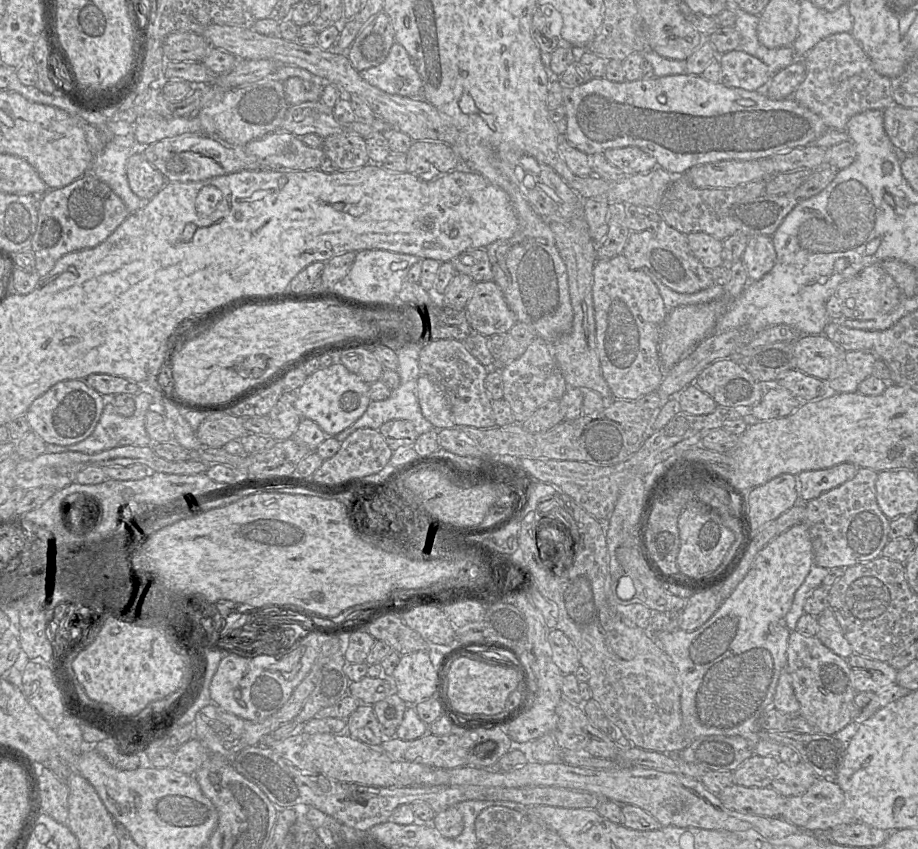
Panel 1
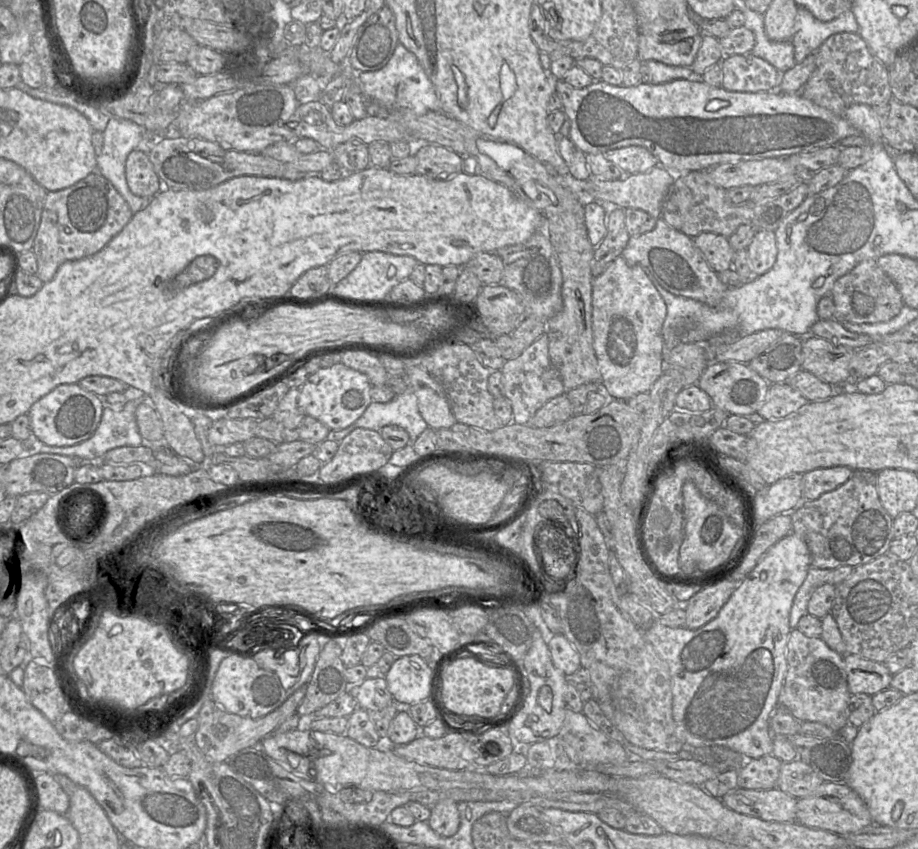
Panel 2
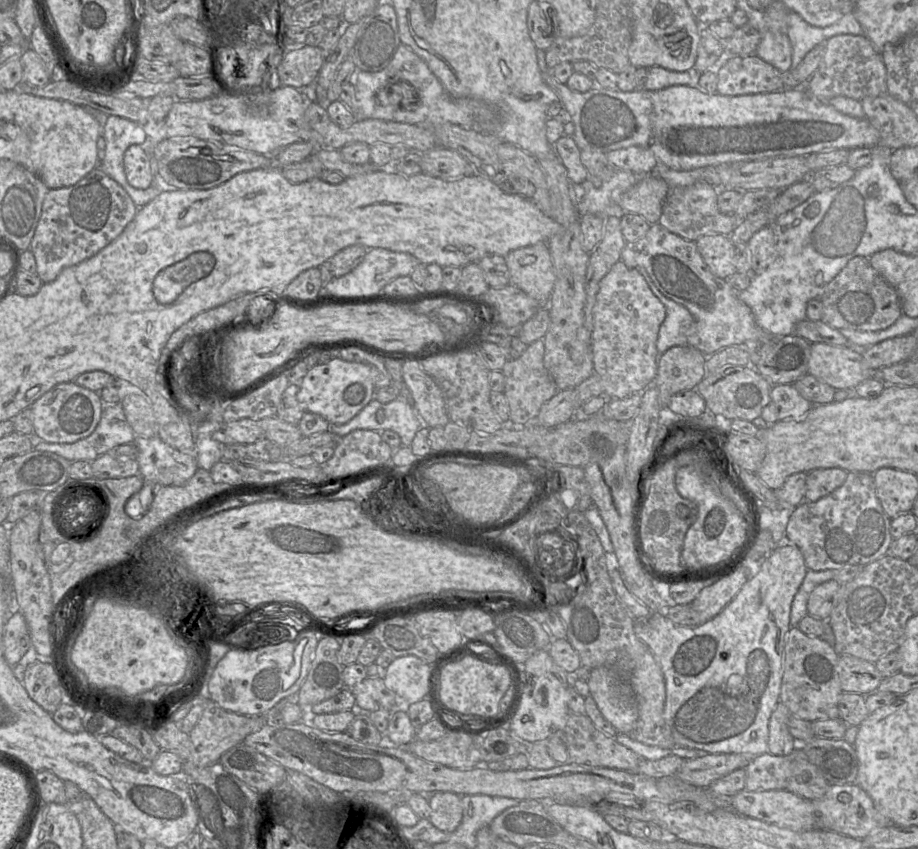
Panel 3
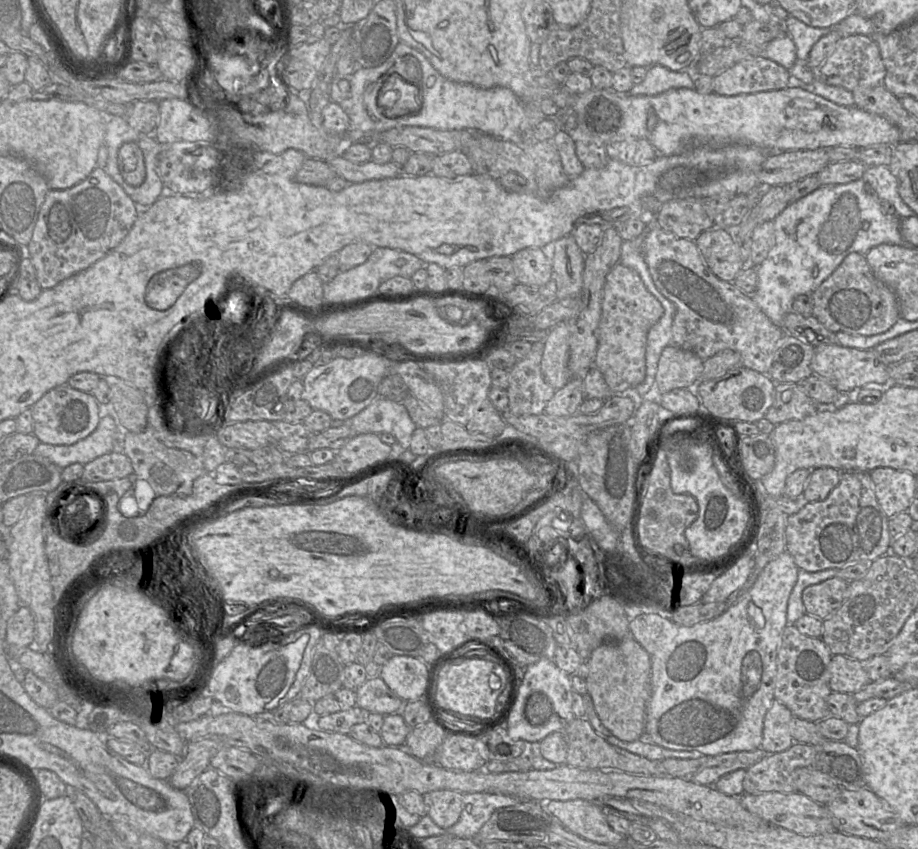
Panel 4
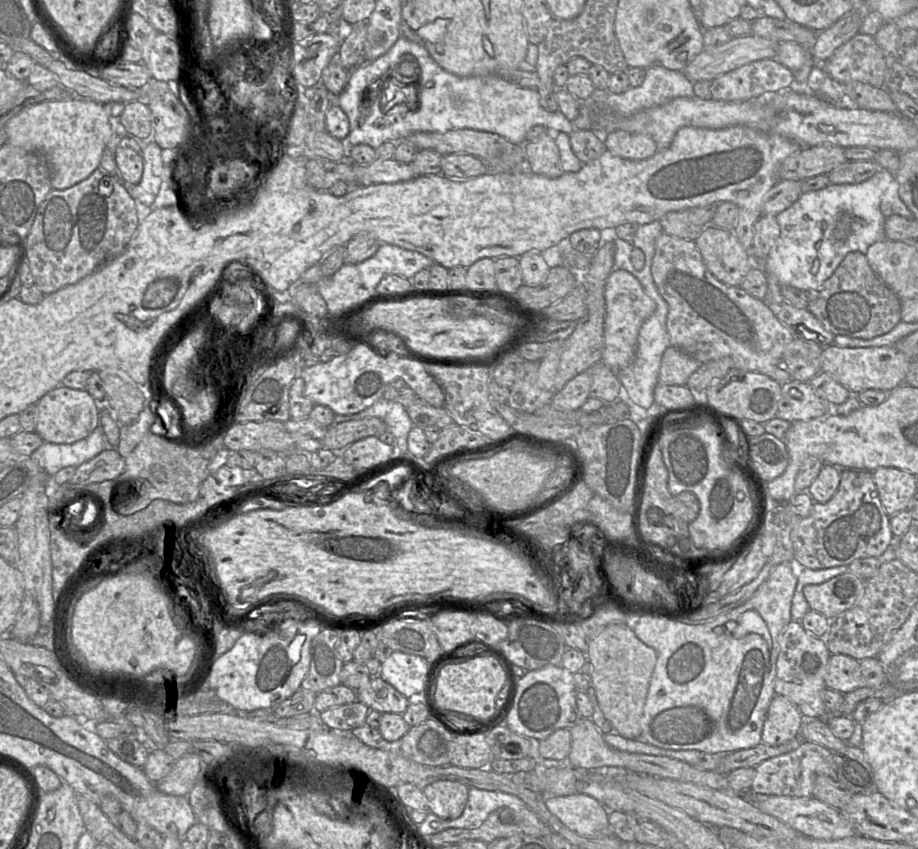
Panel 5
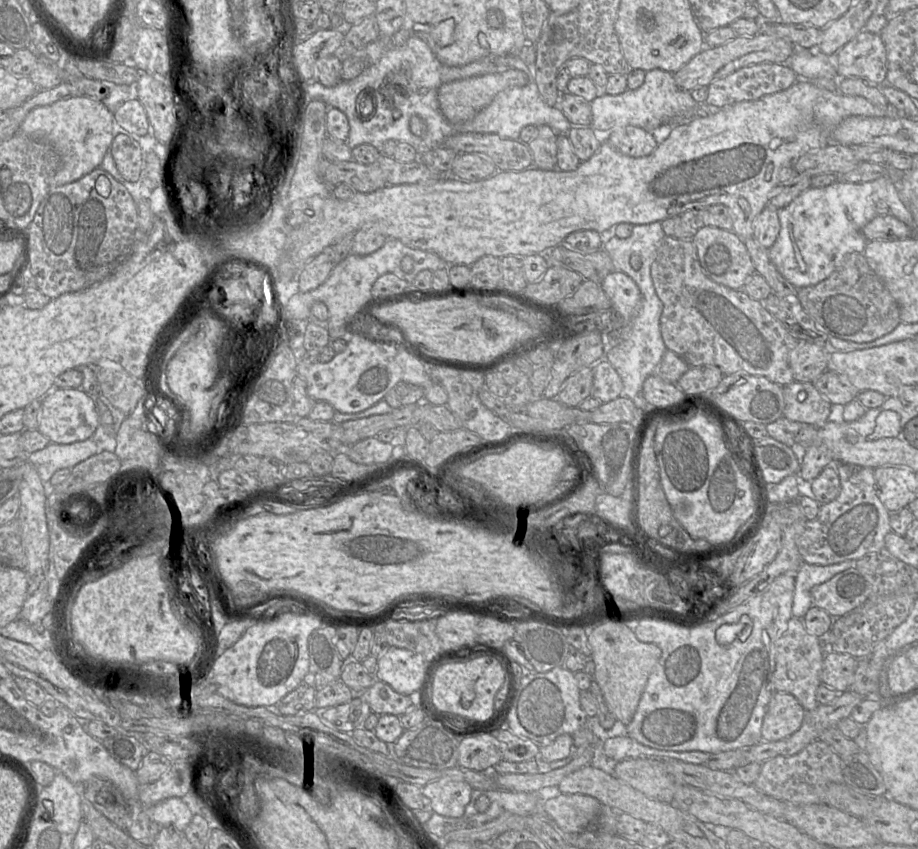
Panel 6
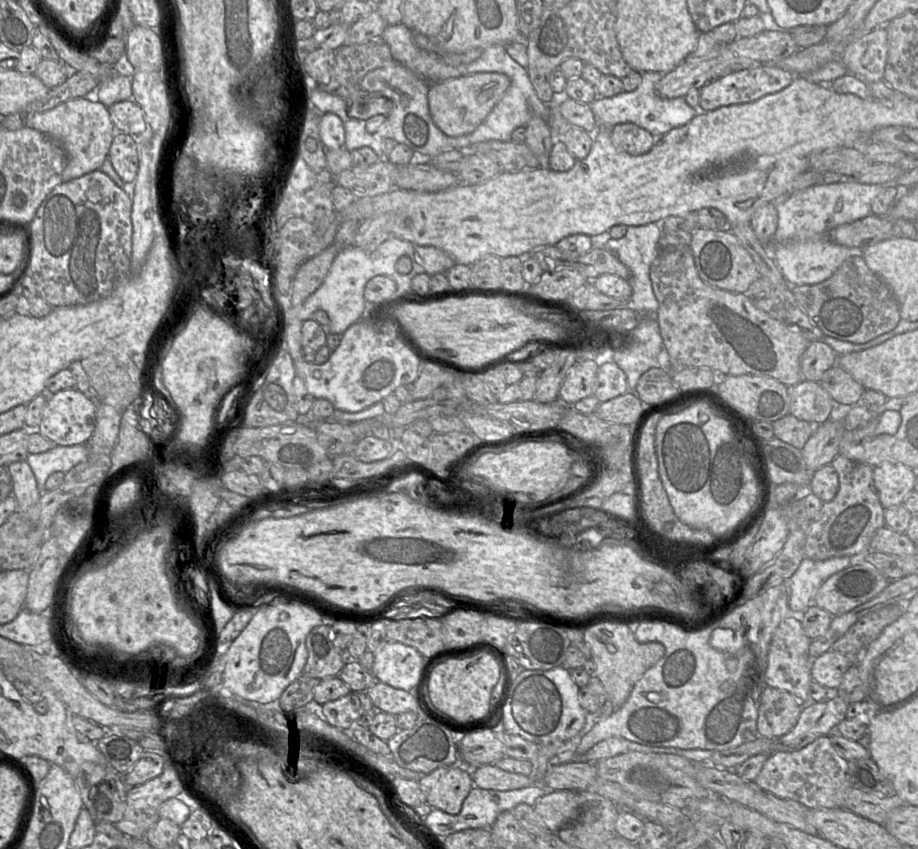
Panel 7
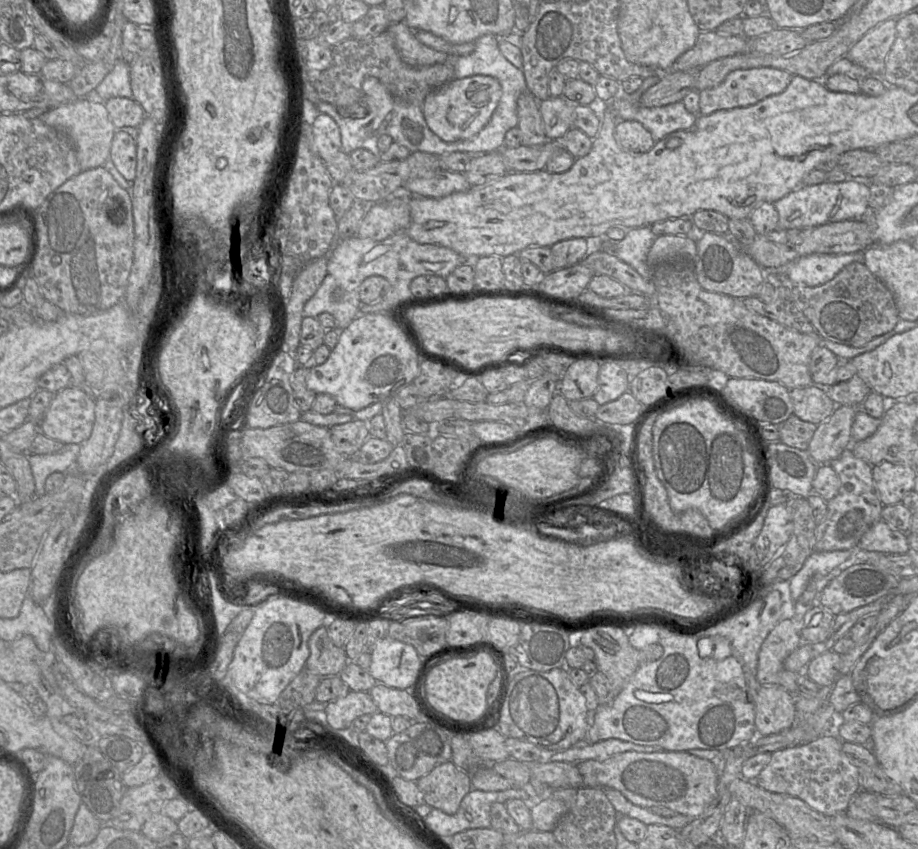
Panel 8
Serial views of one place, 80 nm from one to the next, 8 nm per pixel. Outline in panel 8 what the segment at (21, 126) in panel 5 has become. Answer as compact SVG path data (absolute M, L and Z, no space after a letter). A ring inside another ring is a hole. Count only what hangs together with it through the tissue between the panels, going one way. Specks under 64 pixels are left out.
M86 98L47 110L40 117L45 124L64 133L76 150L81 171L102 167L110 157L113 136L117 129L113 125L104 103L94 103Z

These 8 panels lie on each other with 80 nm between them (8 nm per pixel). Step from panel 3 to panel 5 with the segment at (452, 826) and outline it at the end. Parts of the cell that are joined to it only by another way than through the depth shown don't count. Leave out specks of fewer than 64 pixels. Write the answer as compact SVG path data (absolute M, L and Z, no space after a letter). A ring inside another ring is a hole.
M437 780L422 791L429 801L429 811L445 820L461 816L468 801L469 787L455 780Z

